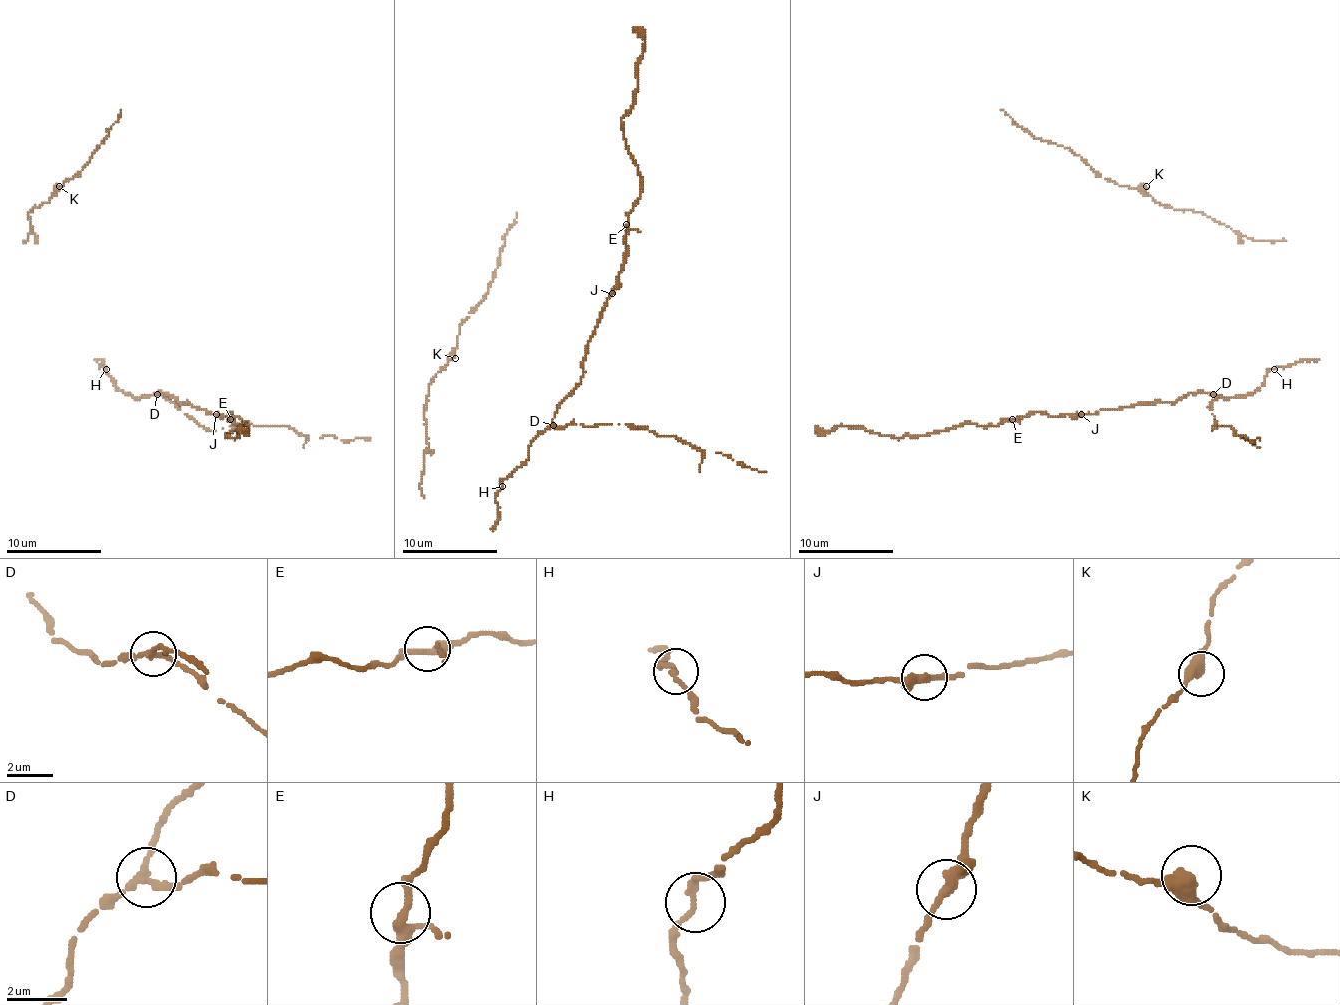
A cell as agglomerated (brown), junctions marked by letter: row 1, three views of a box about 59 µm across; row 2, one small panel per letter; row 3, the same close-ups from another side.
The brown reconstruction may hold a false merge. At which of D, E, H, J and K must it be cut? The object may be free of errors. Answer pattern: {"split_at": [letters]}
{"split_at": ["D"]}

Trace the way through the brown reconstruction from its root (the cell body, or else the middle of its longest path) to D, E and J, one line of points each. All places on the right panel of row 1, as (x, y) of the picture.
D: (1271, 369), (1267, 371), (1262, 385), (1245, 397), (1212, 395)
E: (1271, 369), (1262, 385), (1245, 397), (1188, 393), (1174, 402), (1058, 416), (1031, 412), (1012, 419)
J: (1271, 369), (1267, 371), (1262, 385), (1245, 397), (1188, 393), (1174, 402), (1146, 402), (1081, 414)

